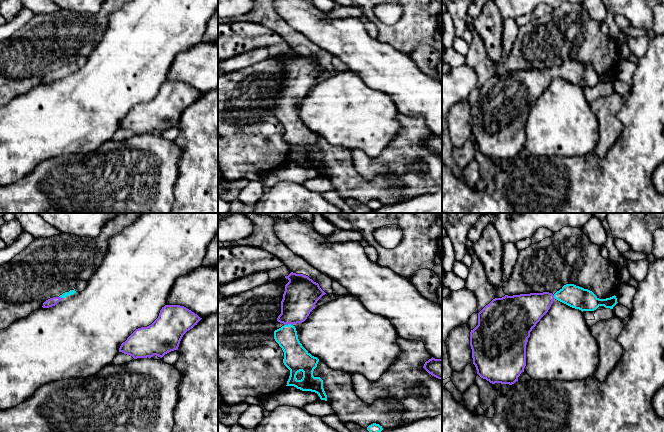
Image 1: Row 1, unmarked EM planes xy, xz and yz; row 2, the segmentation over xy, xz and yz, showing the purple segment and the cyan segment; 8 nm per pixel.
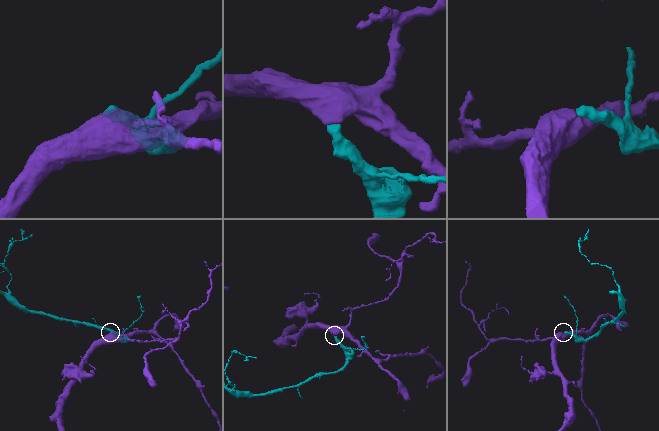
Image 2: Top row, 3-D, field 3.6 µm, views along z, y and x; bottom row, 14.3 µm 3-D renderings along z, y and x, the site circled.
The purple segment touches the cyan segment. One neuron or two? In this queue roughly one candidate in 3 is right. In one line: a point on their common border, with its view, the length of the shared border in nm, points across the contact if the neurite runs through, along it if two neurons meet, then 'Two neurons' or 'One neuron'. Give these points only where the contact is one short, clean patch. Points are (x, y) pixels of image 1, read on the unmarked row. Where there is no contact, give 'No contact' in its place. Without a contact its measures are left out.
Touches purple at xz (288, 99). Shared border 70 nm. Path across: xz (300, 72), (288, 93), (288, 99), (288, 117), (294, 129). One neuron

